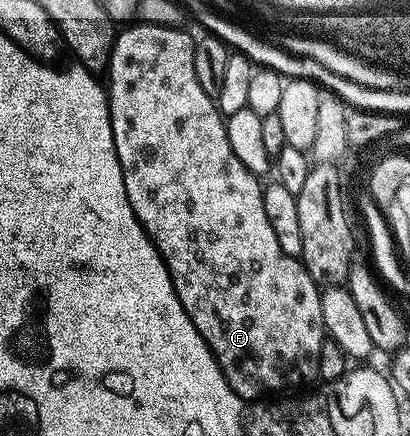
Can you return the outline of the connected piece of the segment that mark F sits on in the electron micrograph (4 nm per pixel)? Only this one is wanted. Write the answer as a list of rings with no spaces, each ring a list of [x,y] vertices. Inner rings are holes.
[[[135,22],[132,28],[127,28],[116,35],[111,44],[111,53],[107,57],[105,69],[105,87],[107,90],[107,105],[111,108],[111,125],[113,126],[113,142],[117,146],[117,158],[121,162],[121,170],[125,178],[125,194],[129,194],[129,202],[133,212],[143,224],[143,228],[159,247],[163,260],[171,275],[173,286],[177,290],[177,298],[181,298],[181,306],[189,314],[189,318],[203,338],[211,347],[211,353],[217,358],[231,389],[240,394],[247,394],[252,388],[255,392],[279,392],[282,388],[299,388],[302,384],[313,381],[319,375],[319,359],[325,339],[323,315],[321,314],[321,289],[313,282],[302,259],[285,254],[281,250],[277,238],[273,234],[273,226],[269,226],[269,218],[265,215],[263,201],[264,185],[260,177],[254,176],[245,166],[241,166],[237,154],[233,154],[233,146],[229,146],[229,134],[225,117],[219,110],[218,103],[205,94],[201,82],[197,80],[195,69],[195,41],[182,26],[163,24],[148,24]]]

